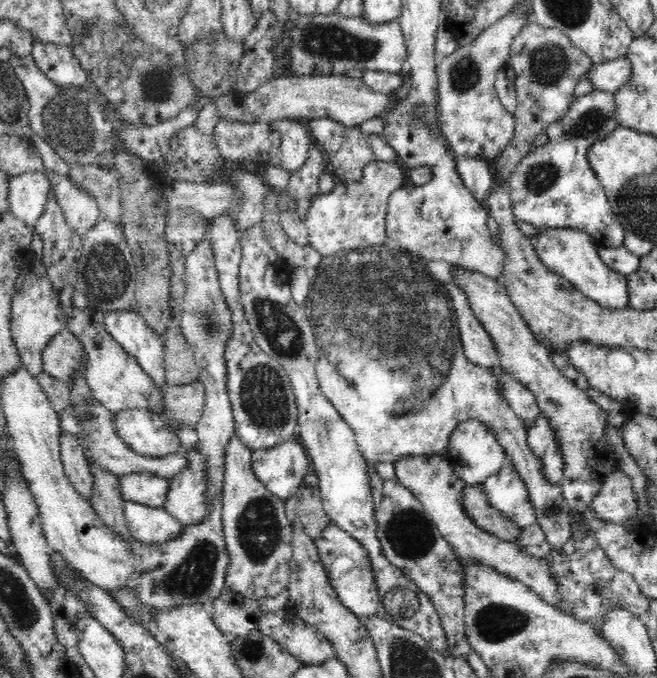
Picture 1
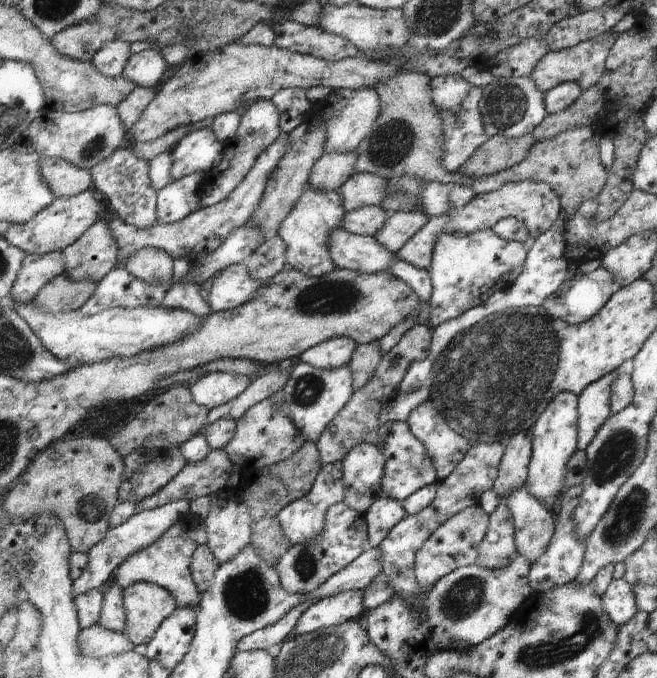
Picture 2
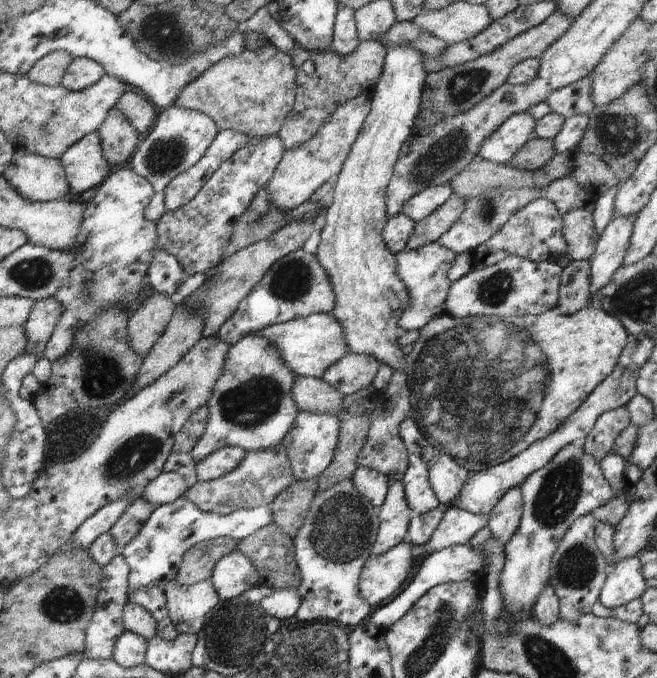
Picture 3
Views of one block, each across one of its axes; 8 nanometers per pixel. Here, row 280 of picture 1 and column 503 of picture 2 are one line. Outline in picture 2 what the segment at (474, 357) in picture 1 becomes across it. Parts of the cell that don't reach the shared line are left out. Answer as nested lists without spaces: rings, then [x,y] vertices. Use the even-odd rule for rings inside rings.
[[[498,442],[491,444],[479,443],[472,445],[460,460],[453,472],[443,480],[436,482],[433,500],[421,512],[414,515],[405,515],[389,532],[383,537],[377,548],[380,552],[381,573],[388,578],[389,586],[393,589],[395,596],[403,599],[407,604],[415,605],[418,616],[421,614],[422,605],[418,598],[424,593],[414,580],[414,554],[419,550],[421,544],[440,524],[443,524],[450,516],[462,511],[465,507],[478,504],[482,492],[489,491],[498,473],[498,464],[502,457],[504,447]]]

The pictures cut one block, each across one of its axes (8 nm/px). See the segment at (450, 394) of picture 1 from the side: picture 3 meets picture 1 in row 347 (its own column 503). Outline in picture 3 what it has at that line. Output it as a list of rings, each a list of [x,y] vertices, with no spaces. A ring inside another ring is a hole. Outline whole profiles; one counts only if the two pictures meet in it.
[[[393,44],[393,48],[391,48],[391,46],[385,46],[384,51],[384,63],[381,74],[379,75],[377,84],[373,88],[373,92],[370,93],[369,112],[367,116],[365,116],[365,120],[363,120],[361,130],[357,133],[357,138],[351,143],[349,154],[345,157],[341,170],[335,178],[331,201],[323,213],[324,220],[322,229],[320,230],[320,242],[317,250],[315,250],[314,256],[317,258],[317,262],[321,264],[321,268],[327,276],[327,280],[329,280],[329,284],[331,284],[333,296],[335,296],[335,304],[333,304],[333,308],[329,314],[337,320],[337,324],[341,324],[347,350],[357,354],[372,356],[376,358],[379,363],[386,364],[393,370],[403,372],[407,378],[406,383],[411,394],[411,417],[416,421],[417,428],[421,428],[421,432],[425,432],[425,438],[431,438],[433,442],[437,442],[437,448],[441,448],[441,453],[449,455],[466,471],[476,473],[513,458],[513,456],[519,454],[519,452],[525,450],[525,448],[529,448],[533,442],[539,442],[539,440],[545,438],[545,436],[549,436],[555,428],[559,428],[559,426],[563,424],[563,420],[569,418],[569,415],[583,404],[583,400],[589,396],[593,388],[601,384],[601,381],[605,380],[610,372],[613,372],[613,368],[615,368],[615,364],[617,364],[617,357],[621,349],[625,346],[628,336],[618,319],[611,316],[608,312],[593,308],[588,304],[569,315],[556,314],[554,310],[550,309],[537,315],[508,316],[503,318],[497,318],[491,315],[459,318],[449,316],[443,312],[437,316],[433,316],[423,328],[418,330],[420,334],[419,340],[412,346],[413,350],[411,353],[405,355],[401,352],[401,348],[399,348],[396,340],[399,332],[396,324],[399,316],[401,316],[401,312],[405,310],[406,306],[409,306],[409,296],[407,296],[407,290],[405,290],[403,282],[397,278],[397,272],[395,272],[395,258],[393,258],[394,254],[385,246],[383,238],[381,238],[381,230],[383,230],[383,225],[387,219],[387,213],[385,212],[385,189],[389,178],[391,178],[395,161],[399,156],[399,149],[410,133],[414,131],[413,118],[415,118],[419,112],[421,89],[423,88],[423,84],[425,84],[426,73],[423,69],[424,57],[421,56],[417,50],[413,50],[409,44]],[[393,298],[397,298],[397,302],[399,302],[398,308],[393,308]]]

